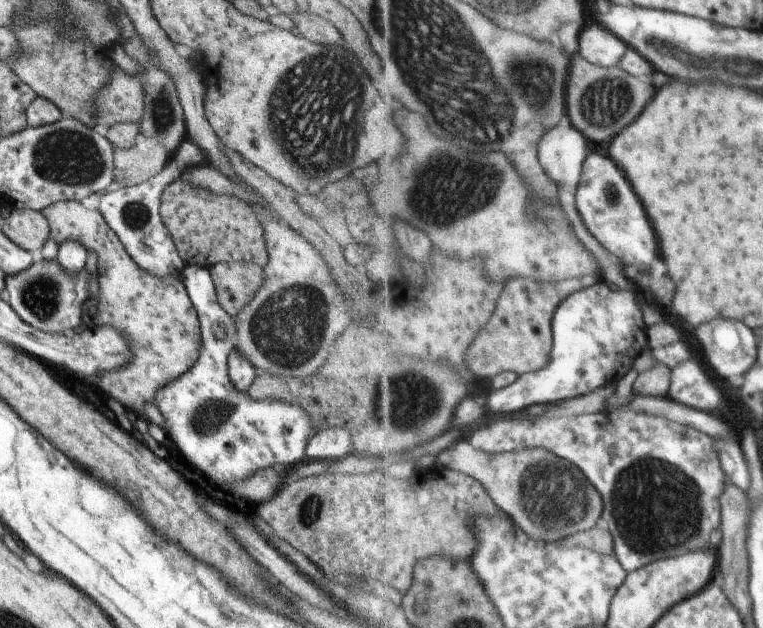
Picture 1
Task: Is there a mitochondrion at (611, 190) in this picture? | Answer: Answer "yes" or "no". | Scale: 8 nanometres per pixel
yes

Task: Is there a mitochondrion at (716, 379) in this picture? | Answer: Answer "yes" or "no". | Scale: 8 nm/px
no

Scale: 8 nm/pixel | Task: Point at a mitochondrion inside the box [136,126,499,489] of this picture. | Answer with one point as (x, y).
(289, 326)

